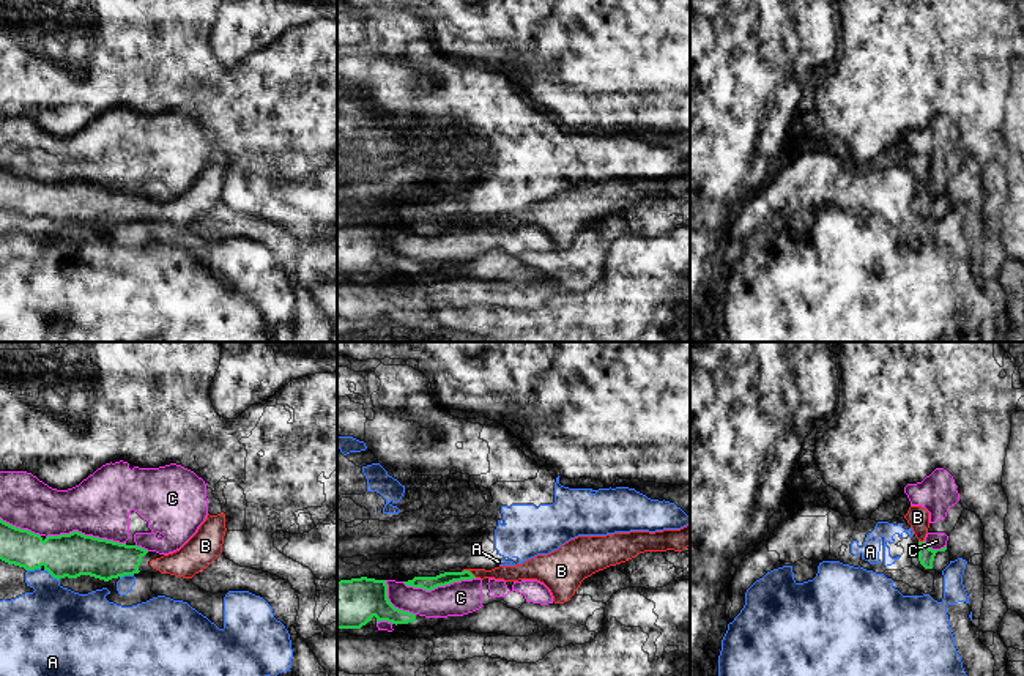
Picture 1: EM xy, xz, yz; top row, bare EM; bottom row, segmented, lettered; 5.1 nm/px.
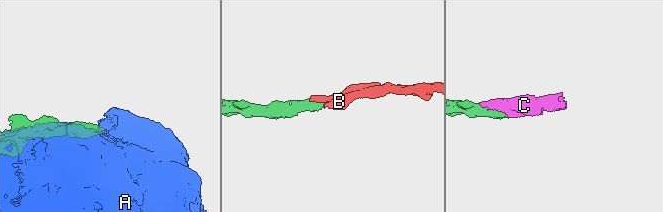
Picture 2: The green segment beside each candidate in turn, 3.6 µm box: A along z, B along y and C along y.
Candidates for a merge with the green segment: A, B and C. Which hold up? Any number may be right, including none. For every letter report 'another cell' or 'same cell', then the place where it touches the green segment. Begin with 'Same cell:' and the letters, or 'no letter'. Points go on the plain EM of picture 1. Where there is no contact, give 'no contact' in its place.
Same cell: B
A: another cell | xy (52, 222)
B: same cell | xz (468, 218)
C: another cell | xy (84, 182)

